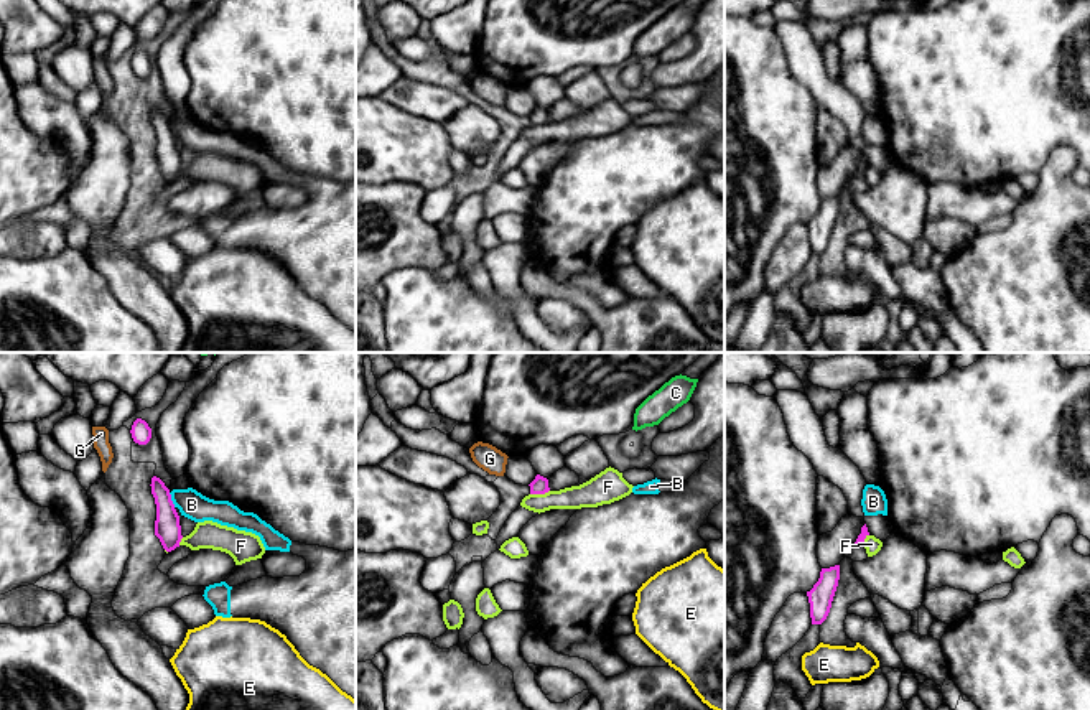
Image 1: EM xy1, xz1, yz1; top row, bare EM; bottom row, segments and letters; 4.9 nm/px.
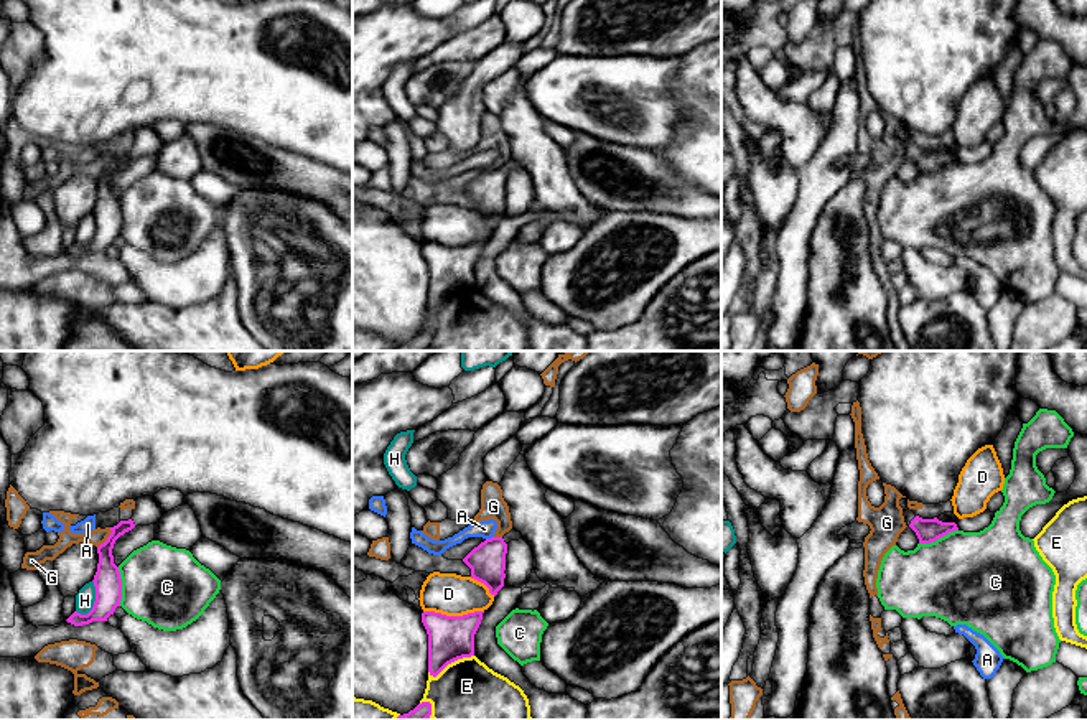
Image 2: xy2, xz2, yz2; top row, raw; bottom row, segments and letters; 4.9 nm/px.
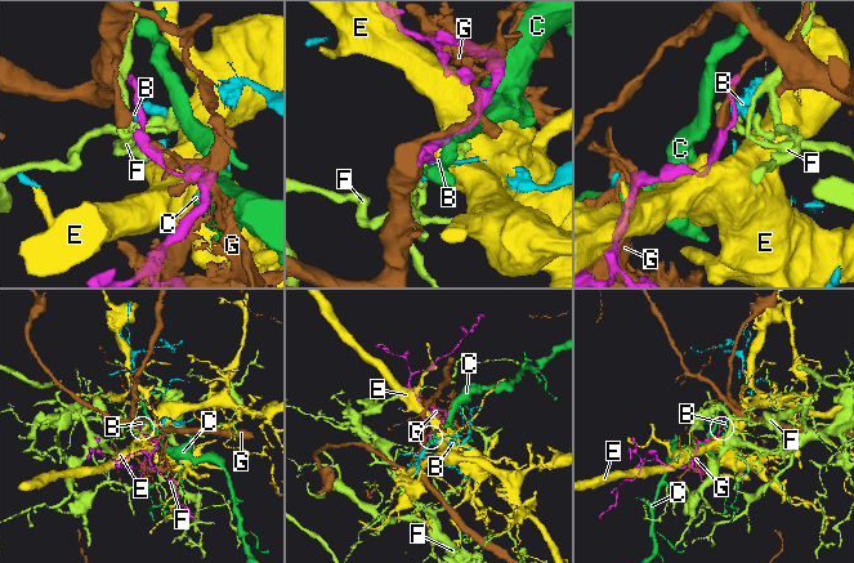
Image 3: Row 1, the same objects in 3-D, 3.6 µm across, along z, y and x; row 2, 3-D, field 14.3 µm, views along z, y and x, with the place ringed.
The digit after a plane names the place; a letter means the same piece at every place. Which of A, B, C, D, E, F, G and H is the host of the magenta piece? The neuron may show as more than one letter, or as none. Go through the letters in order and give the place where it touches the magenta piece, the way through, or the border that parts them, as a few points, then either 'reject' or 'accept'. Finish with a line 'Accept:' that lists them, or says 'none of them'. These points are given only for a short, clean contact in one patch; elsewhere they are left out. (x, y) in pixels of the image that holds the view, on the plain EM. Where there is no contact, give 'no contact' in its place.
A: xz2 (491, 168) | along xz2 (493, 167), (486, 170) | reject
B: xy1 (170, 130) | along xy1 (168, 124), (175, 137) | reject
C: xy2 (121, 218) | reject
D: xz2 (453, 247) | along xz2 (424, 241), (447, 246), (483, 243) | reject
E: xz2 (450, 294) | reject
F: xz1 (539, 124) | along xz1 (549, 121), (531, 126) | reject
G: xy2 (107, 168) | reject
H: xy2 (96, 231) | along xy2 (93, 211), (94, 236), (81, 246) | reject
Accept: none of them

